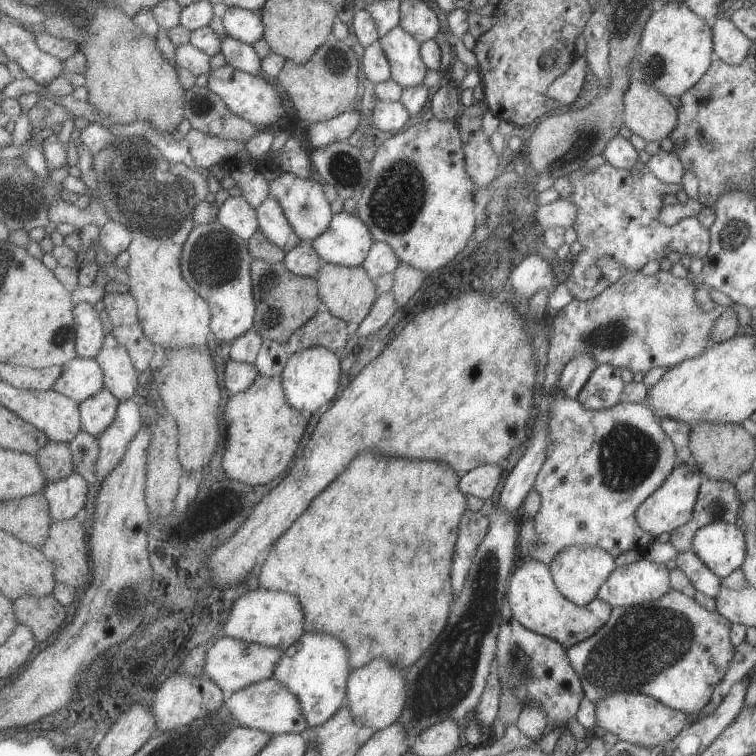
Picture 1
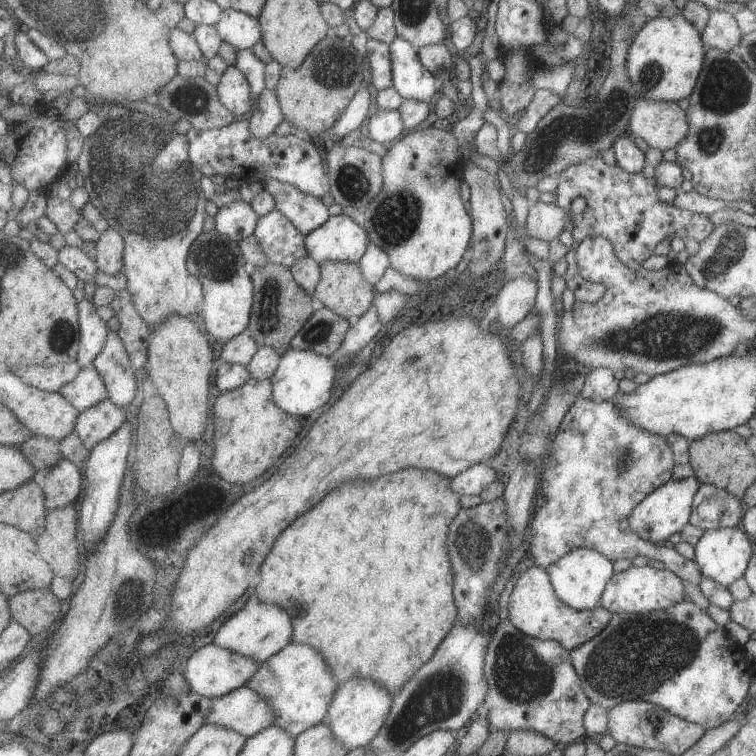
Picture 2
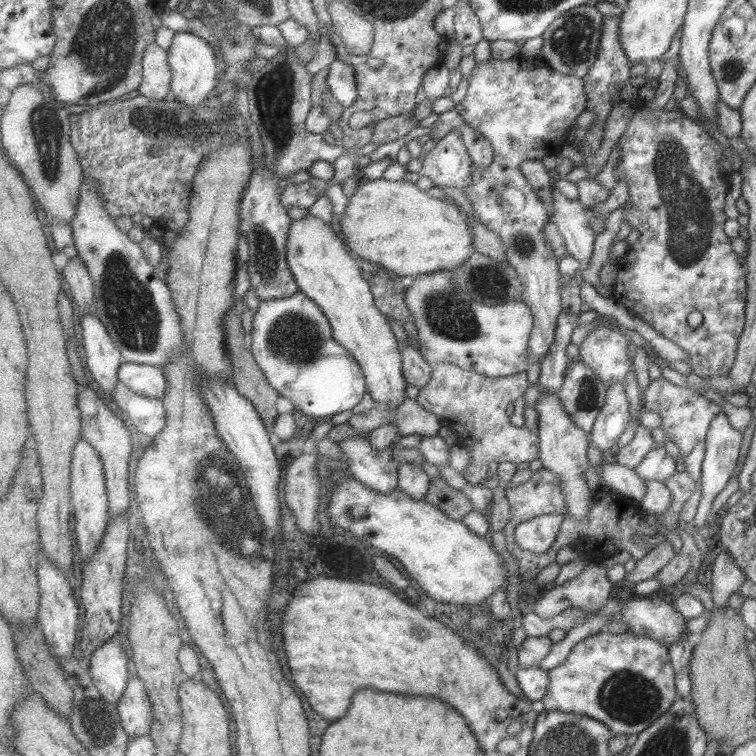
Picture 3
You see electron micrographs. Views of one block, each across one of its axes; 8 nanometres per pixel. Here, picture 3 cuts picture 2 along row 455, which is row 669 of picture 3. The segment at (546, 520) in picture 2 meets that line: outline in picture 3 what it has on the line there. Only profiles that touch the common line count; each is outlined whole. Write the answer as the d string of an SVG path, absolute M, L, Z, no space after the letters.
M602 630L573 644L565 660L547 671L547 690L540 700L545 711L587 715L605 724L615 736L638 734L659 718L677 698L674 680L665 644L659 644L649 636L635 636L631 632L612 634Z

